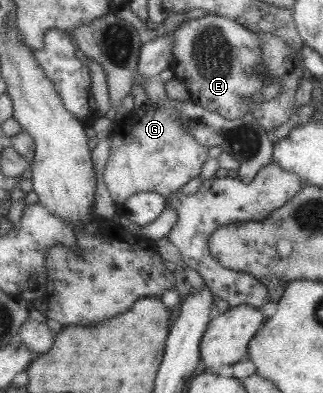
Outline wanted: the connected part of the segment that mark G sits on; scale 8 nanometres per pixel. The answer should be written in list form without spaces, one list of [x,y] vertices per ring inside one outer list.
[[[152,105],[143,110],[132,109],[115,122],[110,139],[103,183],[116,205],[137,192],[156,192],[167,198],[189,180],[199,177],[201,167],[208,159],[208,147],[197,145],[191,134],[181,126],[173,108]]]

